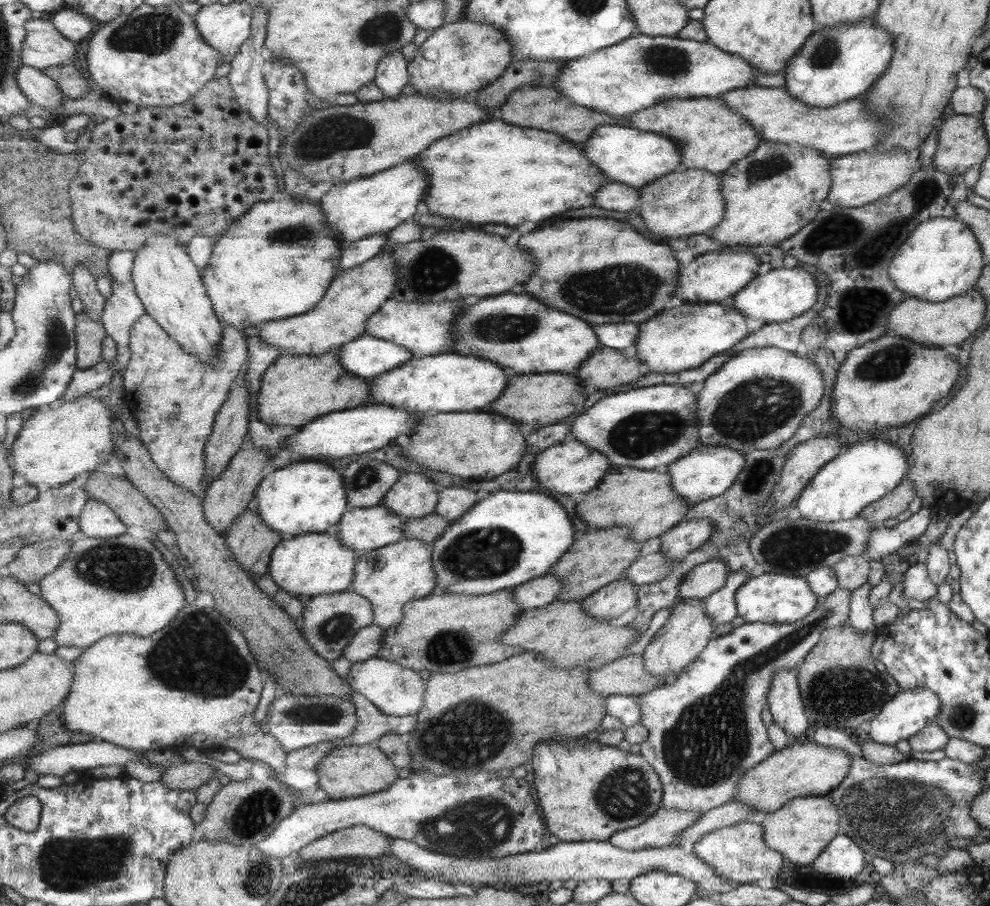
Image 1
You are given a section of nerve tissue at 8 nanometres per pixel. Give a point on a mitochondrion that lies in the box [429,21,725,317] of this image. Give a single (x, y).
(663, 60)

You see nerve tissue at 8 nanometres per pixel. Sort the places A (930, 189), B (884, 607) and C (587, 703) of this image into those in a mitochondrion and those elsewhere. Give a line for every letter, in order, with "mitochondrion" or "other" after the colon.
A: mitochondrion
B: other
C: other

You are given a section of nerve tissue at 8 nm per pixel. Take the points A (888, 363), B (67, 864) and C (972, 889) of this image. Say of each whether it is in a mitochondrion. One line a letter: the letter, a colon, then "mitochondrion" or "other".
A: mitochondrion
B: mitochondrion
C: other

